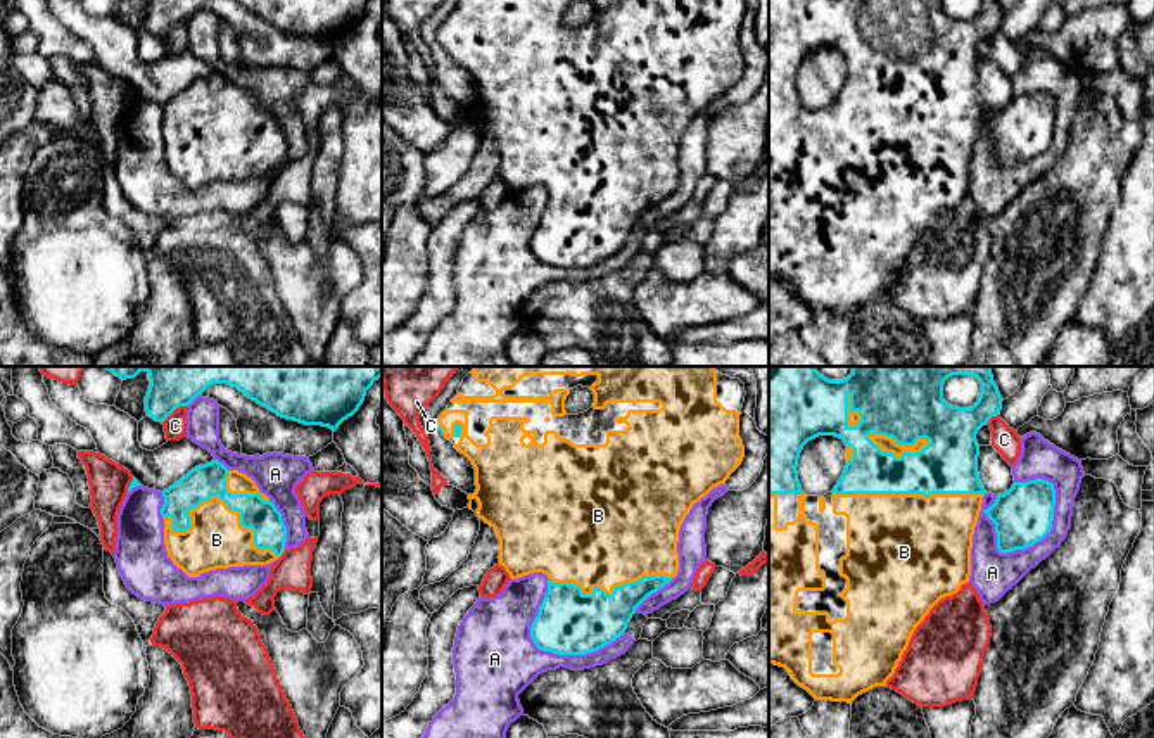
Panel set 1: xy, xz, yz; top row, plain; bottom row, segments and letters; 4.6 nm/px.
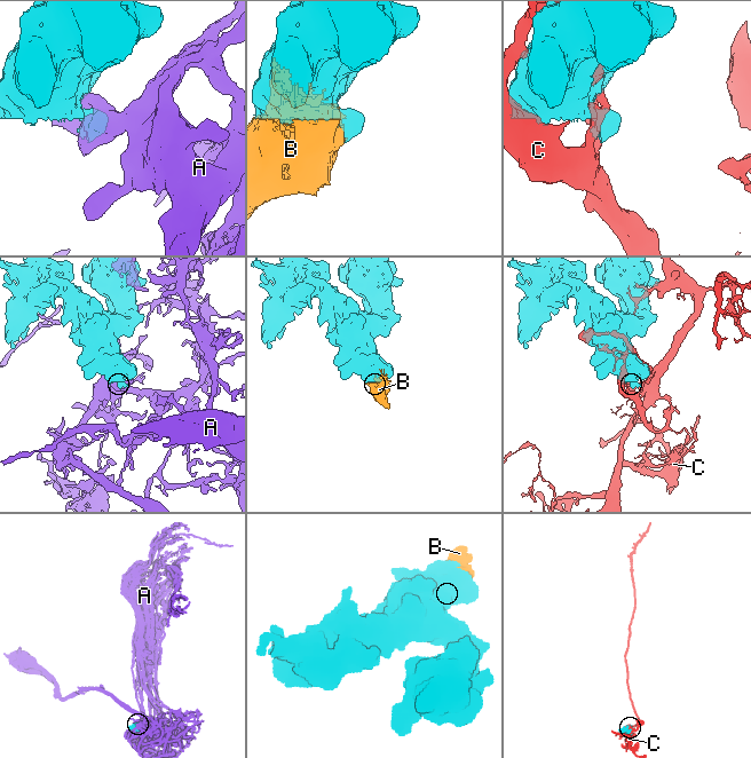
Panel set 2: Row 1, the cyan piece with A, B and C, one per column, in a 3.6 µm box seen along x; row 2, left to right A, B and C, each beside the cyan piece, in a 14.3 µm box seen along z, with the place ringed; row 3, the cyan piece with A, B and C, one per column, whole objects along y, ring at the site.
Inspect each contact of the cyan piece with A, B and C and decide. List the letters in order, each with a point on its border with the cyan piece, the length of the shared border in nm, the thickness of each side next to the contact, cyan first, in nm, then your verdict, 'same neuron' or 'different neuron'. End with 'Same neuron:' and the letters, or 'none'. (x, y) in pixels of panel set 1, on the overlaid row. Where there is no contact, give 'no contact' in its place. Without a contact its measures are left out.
A: meets cyan in yz at (1049, 531); contact 420 nm long; 280 nm thick on the cyan side, 140 nm on the other; different neuron
B: meets cyan in xy at (221, 498); contact 550 nm long; 160 nm thick on the cyan side, 260 nm on the other; same neuron
C: meets cyan in xy at (173, 410); contact 150 nm long; 300 nm thick on the cyan side, 110 nm on the other; different neuron
Same neuron: B

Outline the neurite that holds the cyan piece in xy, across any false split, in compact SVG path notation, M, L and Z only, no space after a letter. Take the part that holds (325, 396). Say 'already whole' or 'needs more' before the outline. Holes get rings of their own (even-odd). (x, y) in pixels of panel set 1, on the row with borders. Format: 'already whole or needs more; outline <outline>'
already whole; outline M102 366L121 380L149 373L147 417L164 422L212 384L228 384L282 418L333 432L352 417L382 366Z

